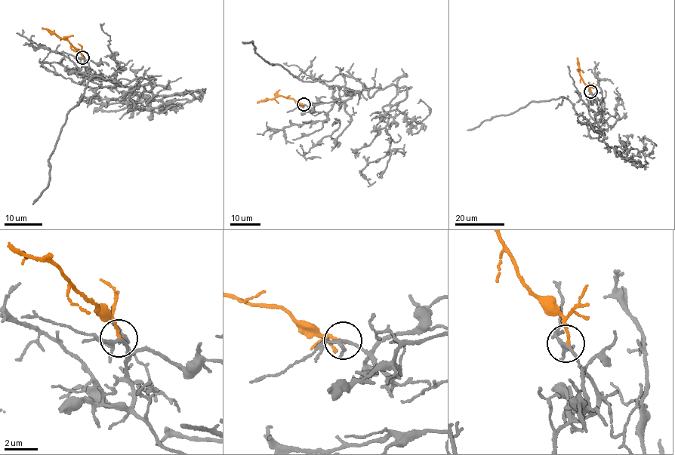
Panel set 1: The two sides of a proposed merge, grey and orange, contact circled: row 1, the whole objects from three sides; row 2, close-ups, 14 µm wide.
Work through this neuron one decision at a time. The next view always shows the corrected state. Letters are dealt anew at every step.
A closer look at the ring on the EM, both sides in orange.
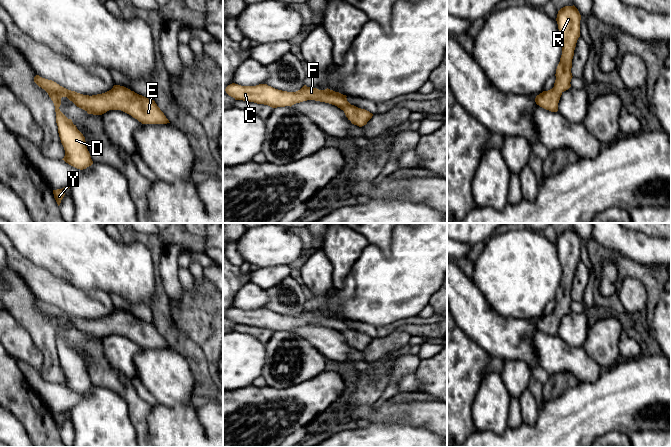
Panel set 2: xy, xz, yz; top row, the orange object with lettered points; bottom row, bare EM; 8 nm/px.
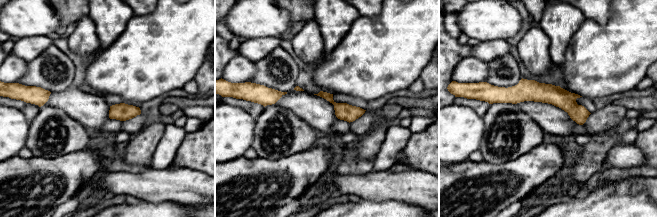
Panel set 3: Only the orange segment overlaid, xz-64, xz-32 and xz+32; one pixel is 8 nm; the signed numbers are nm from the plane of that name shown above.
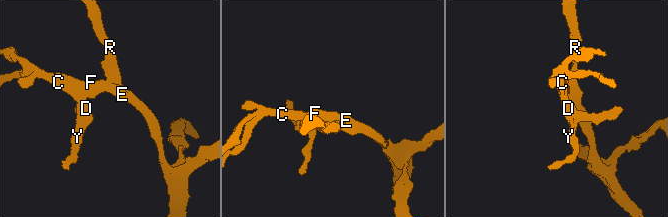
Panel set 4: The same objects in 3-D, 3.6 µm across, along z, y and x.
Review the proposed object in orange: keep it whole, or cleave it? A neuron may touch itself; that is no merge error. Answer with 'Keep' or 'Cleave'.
Keep

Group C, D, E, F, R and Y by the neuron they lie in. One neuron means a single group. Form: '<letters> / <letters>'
C D E F R Y

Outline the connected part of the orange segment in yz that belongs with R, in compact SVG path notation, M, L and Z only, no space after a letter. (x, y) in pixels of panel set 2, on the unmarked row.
M565 230L558 235L557 248L562 265L562 279L556 293L554 311L536 320L535 326L551 336L558 335L558 327L562 317L571 311L572 283L578 262L580 261L581 239L573 230Z

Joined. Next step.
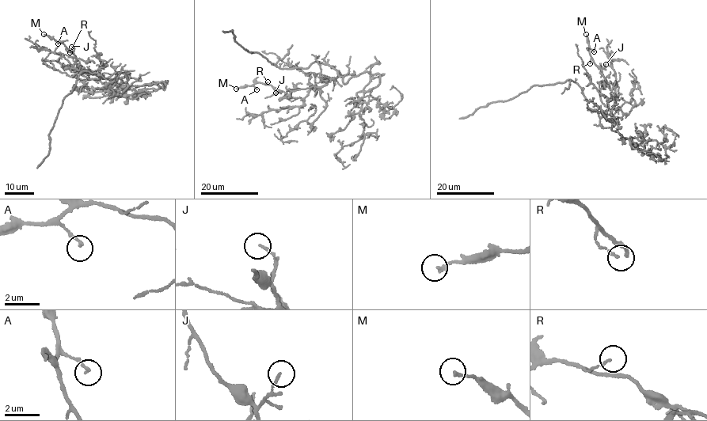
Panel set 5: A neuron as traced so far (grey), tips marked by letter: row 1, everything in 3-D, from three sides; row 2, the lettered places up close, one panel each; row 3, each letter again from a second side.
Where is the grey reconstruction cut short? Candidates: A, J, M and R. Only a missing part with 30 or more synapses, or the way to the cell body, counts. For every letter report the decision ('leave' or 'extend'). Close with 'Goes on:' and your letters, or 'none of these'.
A: leave
J: leave
M: leave
R: leave
Goes on: none of these

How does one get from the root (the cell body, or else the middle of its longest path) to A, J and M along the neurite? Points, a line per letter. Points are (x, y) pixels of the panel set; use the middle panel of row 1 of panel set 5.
A: (327, 64), (339, 72), (339, 75), (321, 86), (293, 90), (290, 96), (262, 83), (254, 84), (256, 89)
J: (327, 64), (339, 72), (339, 75), (323, 85), (293, 90), (290, 96), (278, 89), (275, 92)
M: (327, 64), (339, 72), (339, 76), (321, 86), (293, 90), (290, 96), (262, 83), (236, 89)

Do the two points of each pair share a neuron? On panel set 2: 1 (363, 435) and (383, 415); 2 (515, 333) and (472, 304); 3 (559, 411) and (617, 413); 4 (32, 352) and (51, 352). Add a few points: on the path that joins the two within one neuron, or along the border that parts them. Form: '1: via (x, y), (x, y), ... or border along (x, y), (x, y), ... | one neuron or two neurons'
1: border along (370, 422), (399, 423) | two neurons
2: via (504, 333), (501, 333), (483, 315) | one neuron
3: via (573, 411), (603, 411) | one neuron
4: border along (29, 332), (43, 355), (43, 365), (39, 370) | two neurons

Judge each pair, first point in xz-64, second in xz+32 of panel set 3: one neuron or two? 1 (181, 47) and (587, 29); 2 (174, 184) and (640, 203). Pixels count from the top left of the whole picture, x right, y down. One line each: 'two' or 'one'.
1: one
2: two

